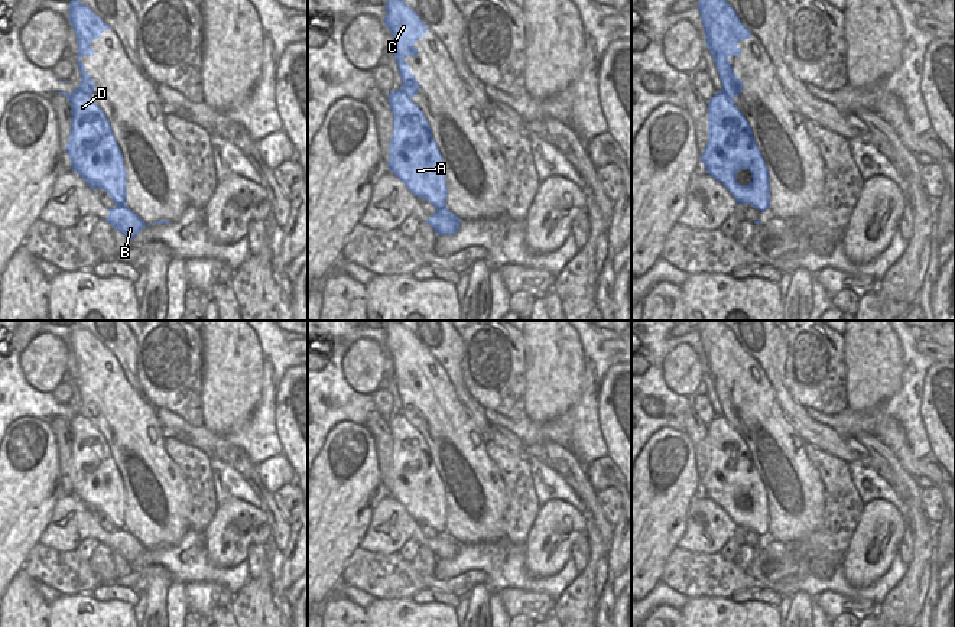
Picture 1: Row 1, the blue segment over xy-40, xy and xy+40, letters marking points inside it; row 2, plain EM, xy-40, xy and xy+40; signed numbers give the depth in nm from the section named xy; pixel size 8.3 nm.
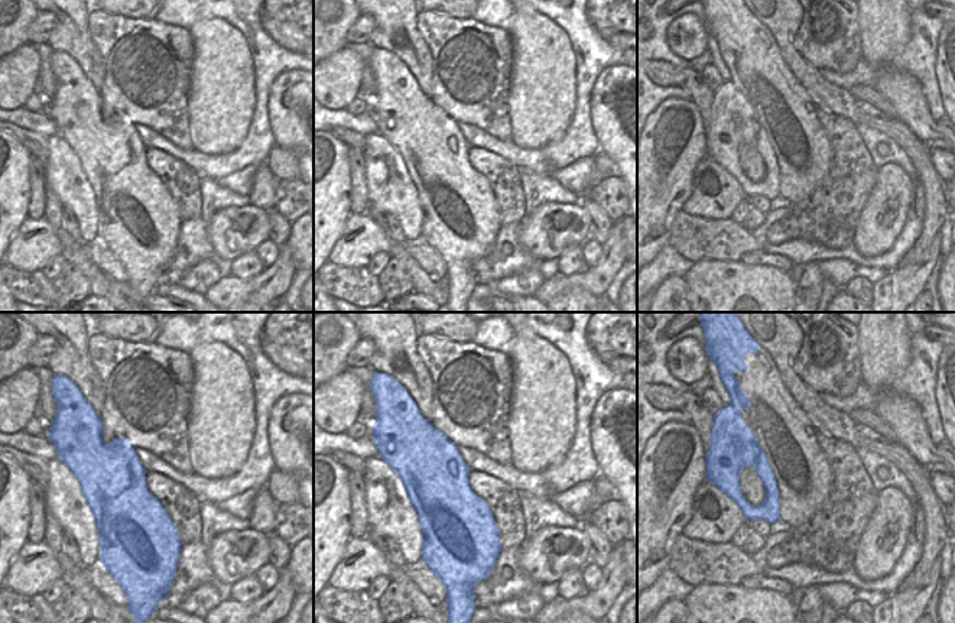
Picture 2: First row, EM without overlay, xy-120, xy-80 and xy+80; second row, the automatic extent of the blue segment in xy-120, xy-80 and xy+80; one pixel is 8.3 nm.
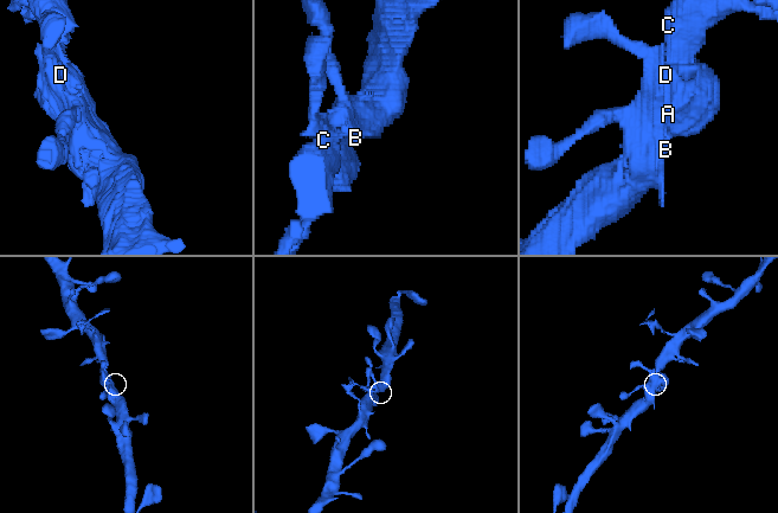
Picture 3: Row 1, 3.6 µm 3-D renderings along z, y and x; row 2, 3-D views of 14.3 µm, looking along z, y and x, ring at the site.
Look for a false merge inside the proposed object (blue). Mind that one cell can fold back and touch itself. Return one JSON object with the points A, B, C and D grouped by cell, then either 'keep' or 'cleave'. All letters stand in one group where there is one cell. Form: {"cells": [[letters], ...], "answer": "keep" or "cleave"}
{"cells": [["A", "B", "C", "D"]], "answer": "keep"}

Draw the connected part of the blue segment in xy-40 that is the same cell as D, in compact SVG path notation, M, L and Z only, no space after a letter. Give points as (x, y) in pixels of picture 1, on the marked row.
M74 0L74 1L69 1L69 23L77 35L77 42L78 42L78 68L81 71L81 85L78 88L75 88L71 94L66 94L65 91L59 91L58 94L64 94L68 100L69 100L69 104L71 104L71 134L69 134L69 142L66 144L66 153L71 159L71 168L74 172L77 172L87 183L91 189L104 189L113 199L113 202L116 204L114 208L108 208L110 211L110 215L104 220L107 221L108 224L113 225L114 230L120 231L124 237L127 237L129 240L133 240L146 225L153 225L153 224L146 224L137 214L134 214L126 204L127 201L127 182L126 182L126 178L127 178L127 172L124 169L124 159L123 159L123 153L117 144L117 140L113 134L113 130L111 130L111 124L108 121L108 118L105 117L105 114L103 113L103 110L94 103L94 100L91 98L91 95L94 94L94 90L97 88L95 82L91 79L91 75L87 74L85 71L85 65L82 64L81 58L82 56L94 56L94 49L90 46L95 39L98 39L101 36L101 33L104 30L113 30L108 25L105 25L88 6L82 4L81 1L78 0Z

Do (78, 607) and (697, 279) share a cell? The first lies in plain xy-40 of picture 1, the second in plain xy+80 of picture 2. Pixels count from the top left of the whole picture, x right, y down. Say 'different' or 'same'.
same

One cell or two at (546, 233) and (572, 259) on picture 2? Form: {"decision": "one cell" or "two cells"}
{"decision": "two cells"}

